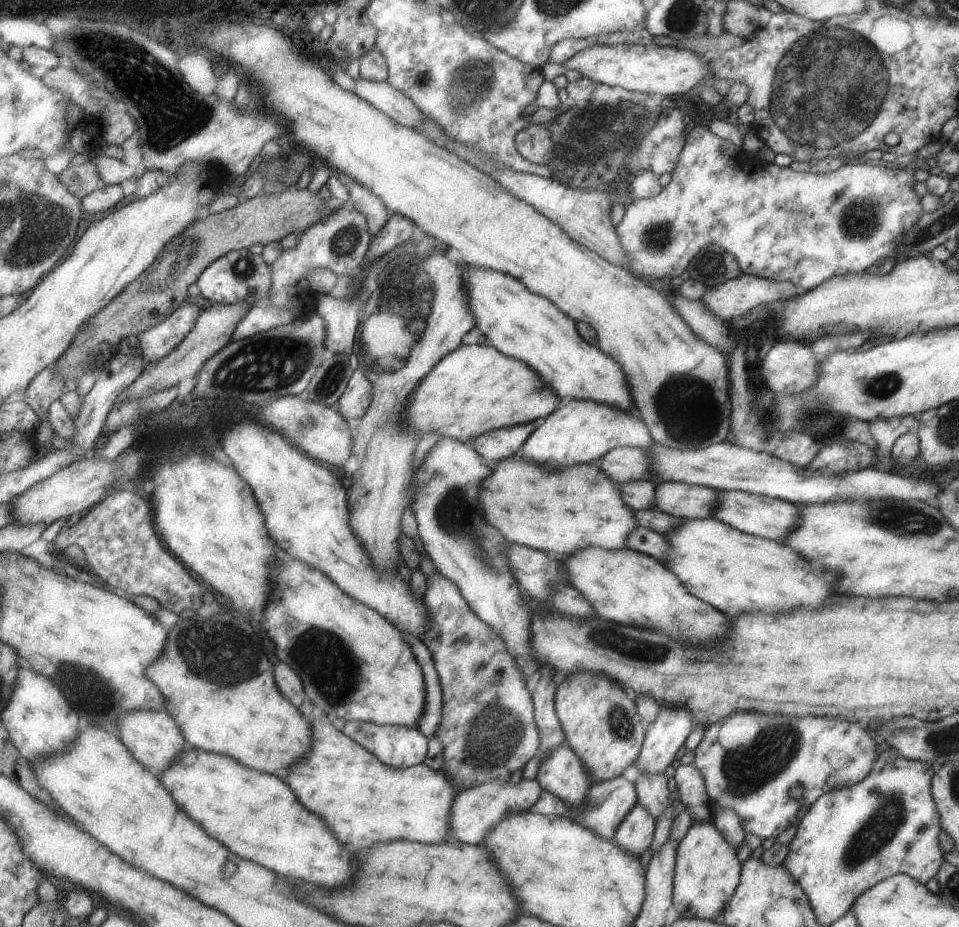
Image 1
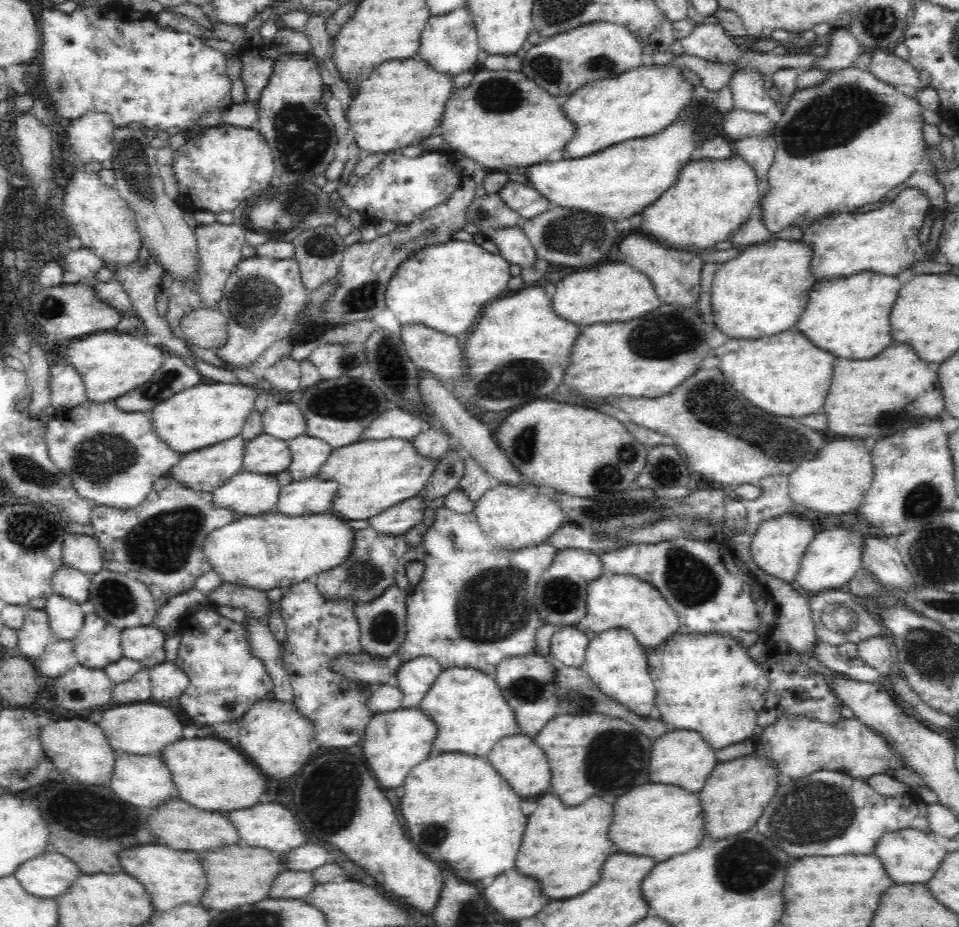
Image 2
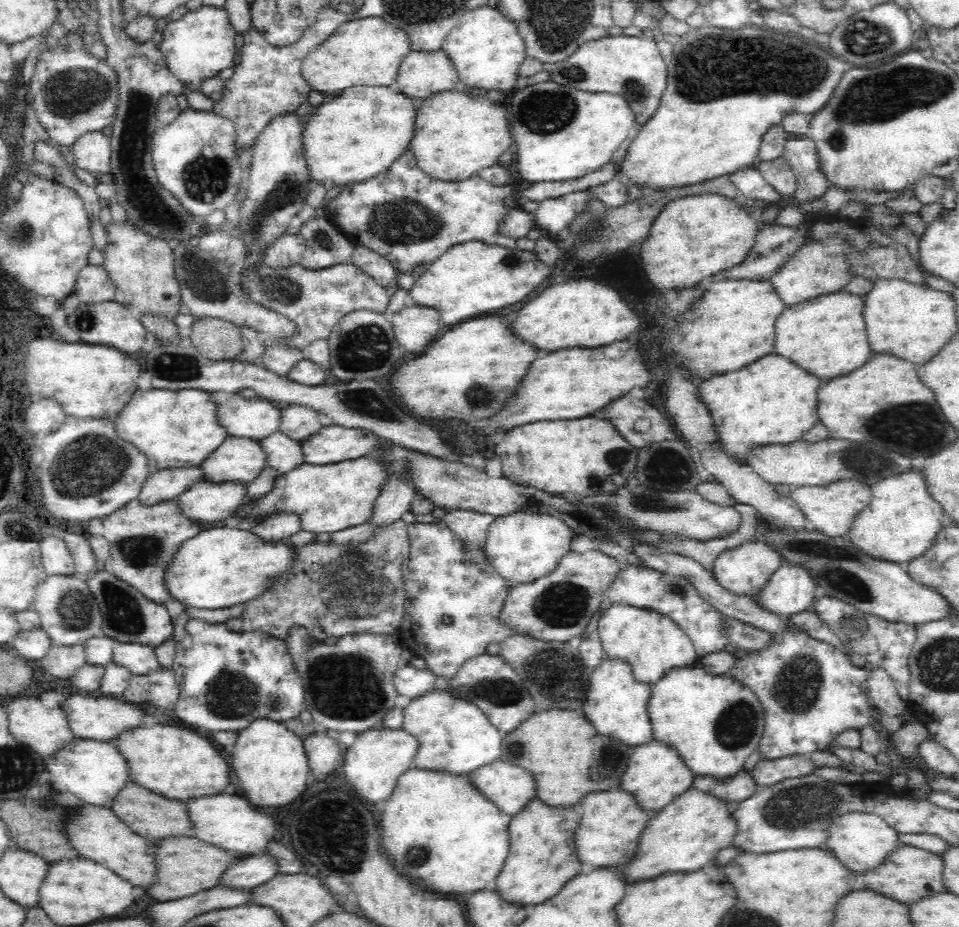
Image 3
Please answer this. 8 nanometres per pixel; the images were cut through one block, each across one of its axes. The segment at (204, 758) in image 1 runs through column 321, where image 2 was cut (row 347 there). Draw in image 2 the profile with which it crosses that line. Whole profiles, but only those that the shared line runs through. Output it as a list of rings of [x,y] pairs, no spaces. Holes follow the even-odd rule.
[[[870,271],[839,279],[817,280],[794,330],[800,331],[815,347],[836,358],[874,358],[892,344],[888,316],[898,296],[898,288],[900,280],[895,275],[886,276]]]

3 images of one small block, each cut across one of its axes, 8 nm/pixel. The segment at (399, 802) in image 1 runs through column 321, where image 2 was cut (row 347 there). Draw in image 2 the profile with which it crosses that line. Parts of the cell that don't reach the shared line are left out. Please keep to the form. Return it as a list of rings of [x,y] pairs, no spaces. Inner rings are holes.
[[[788,329],[764,339],[730,339],[721,347],[715,348],[714,354],[720,358],[718,367],[734,390],[738,391],[748,403],[764,412],[770,412],[774,416],[802,418],[823,408],[834,370],[834,366],[830,364],[834,364],[835,358],[832,358],[830,353],[815,347],[798,330]]]

